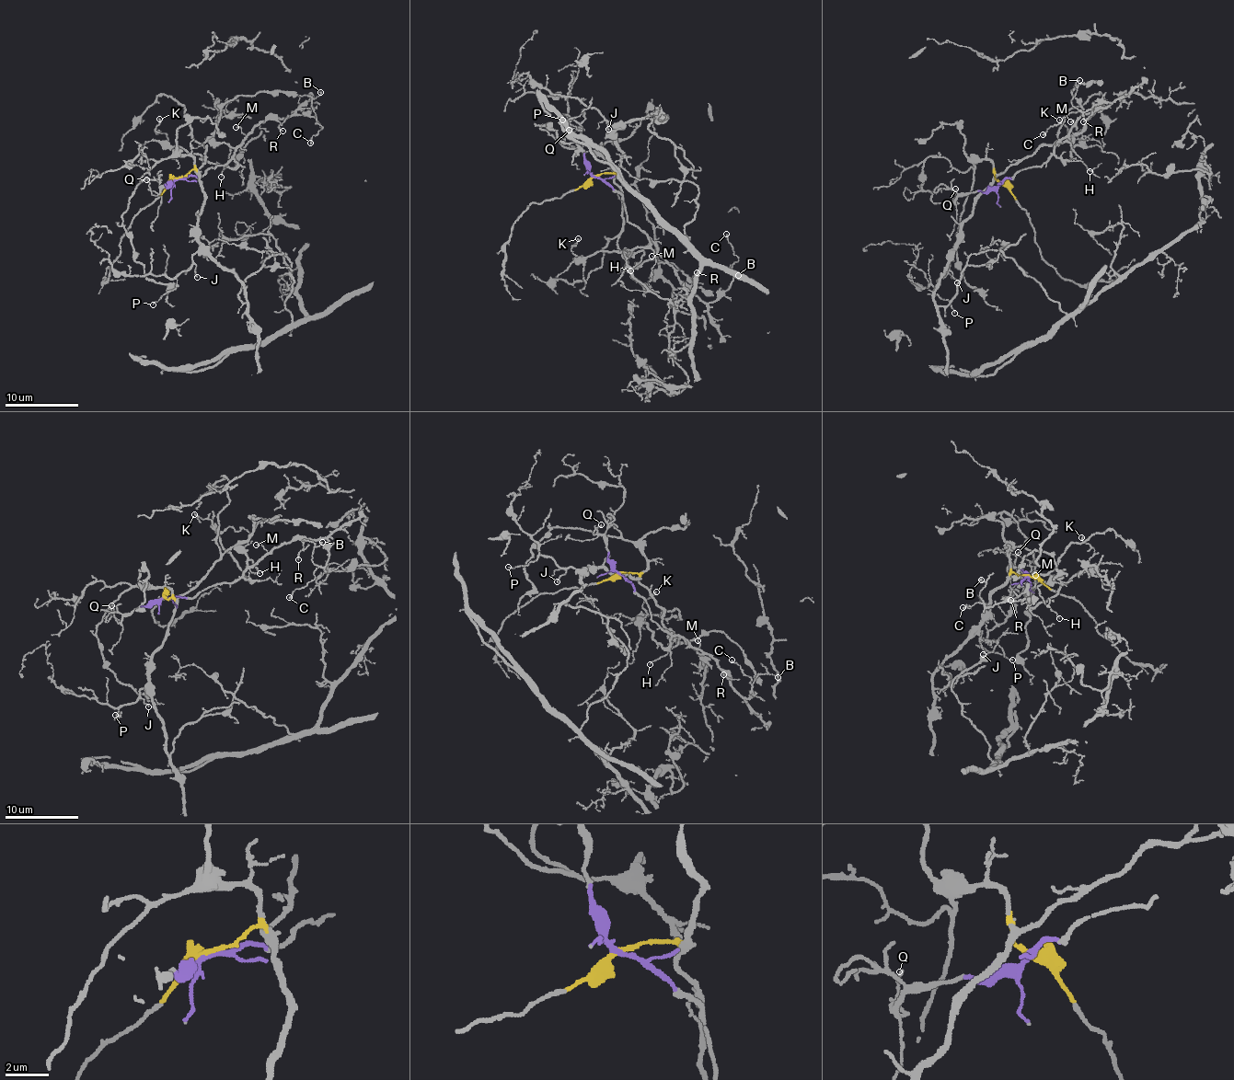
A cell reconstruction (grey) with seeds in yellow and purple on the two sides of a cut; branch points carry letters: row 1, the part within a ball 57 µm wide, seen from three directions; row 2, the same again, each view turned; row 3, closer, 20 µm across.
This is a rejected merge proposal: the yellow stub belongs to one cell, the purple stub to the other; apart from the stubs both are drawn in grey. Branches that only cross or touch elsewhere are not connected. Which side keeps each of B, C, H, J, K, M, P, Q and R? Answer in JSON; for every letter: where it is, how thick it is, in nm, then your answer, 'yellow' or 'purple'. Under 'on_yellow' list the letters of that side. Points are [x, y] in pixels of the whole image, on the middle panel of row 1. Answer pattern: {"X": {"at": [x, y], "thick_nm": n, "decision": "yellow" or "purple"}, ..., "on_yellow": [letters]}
{"B": {"at": [738, 275], "thick_nm": 120, "decision": "purple"}, "C": {"at": [726, 234], "thick_nm": 140, "decision": "purple"}, "H": {"at": [630, 270], "thick_nm": 100, "decision": "purple"}, "J": {"at": [608, 129], "thick_nm": 100, "decision": "yellow"}, "K": {"at": [578, 238], "thick_nm": 140, "decision": "purple"}, "M": {"at": [651, 256], "thick_nm": 120, "decision": "purple"}, "P": {"at": [562, 120], "thick_nm": 100, "decision": "yellow"}, "Q": {"at": [569, 130], "thick_nm": 130, "decision": "purple"}, "R": {"at": [697, 272], "thick_nm": 130, "decision": "purple"}, "on_yellow": ["J", "P"]}

